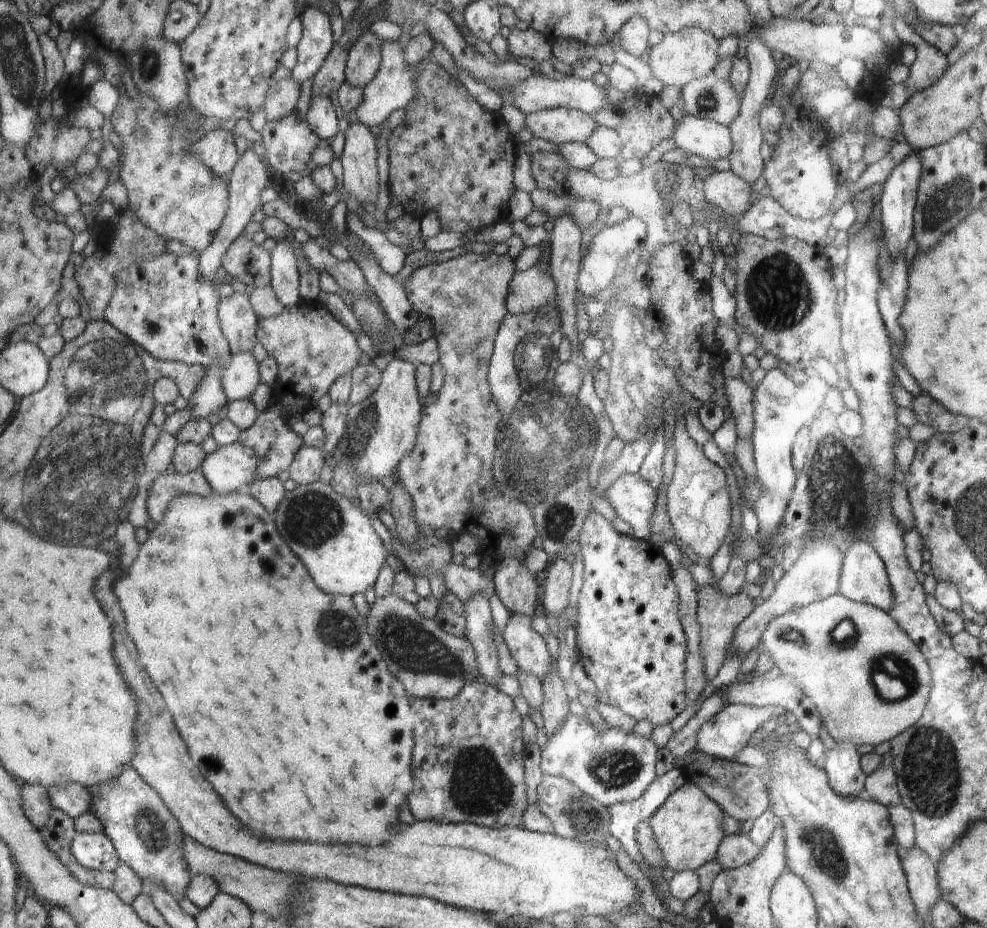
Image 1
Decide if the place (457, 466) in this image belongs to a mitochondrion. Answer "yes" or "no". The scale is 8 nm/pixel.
no

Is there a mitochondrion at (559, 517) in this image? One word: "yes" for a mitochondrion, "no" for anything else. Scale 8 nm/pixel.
yes

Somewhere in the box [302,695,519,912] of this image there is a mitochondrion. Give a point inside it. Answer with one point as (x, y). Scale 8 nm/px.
(480, 786)

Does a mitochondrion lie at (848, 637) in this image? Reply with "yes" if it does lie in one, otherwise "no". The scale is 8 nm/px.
yes

